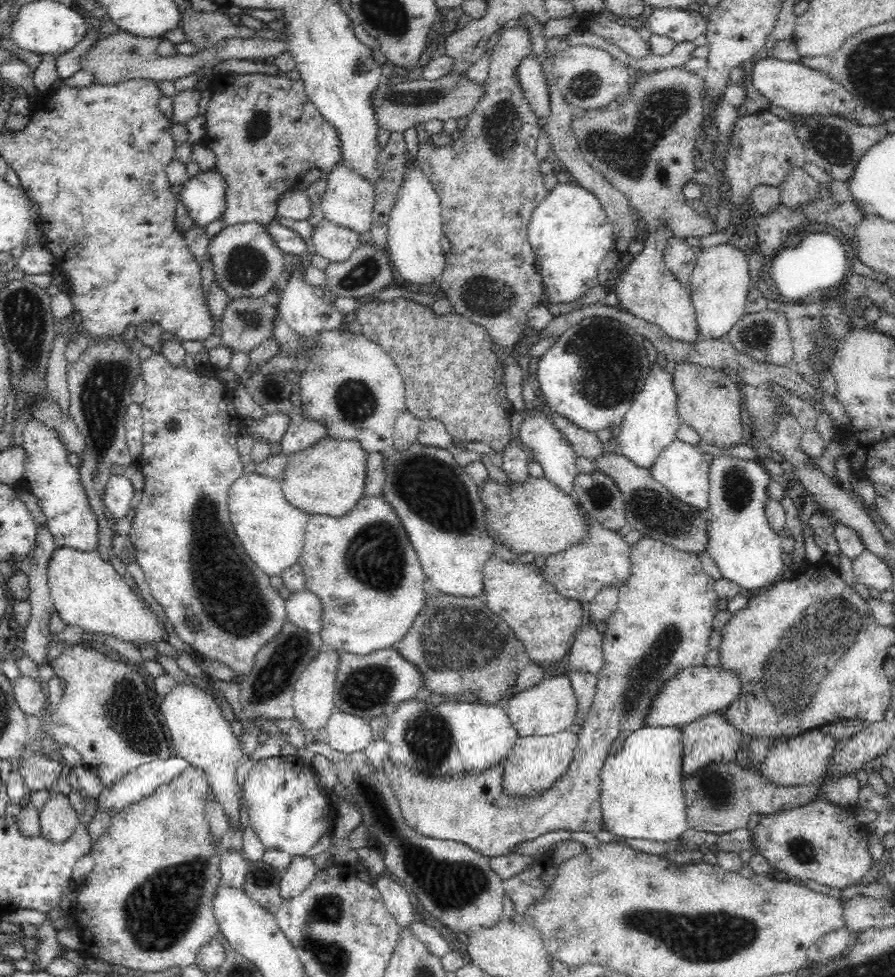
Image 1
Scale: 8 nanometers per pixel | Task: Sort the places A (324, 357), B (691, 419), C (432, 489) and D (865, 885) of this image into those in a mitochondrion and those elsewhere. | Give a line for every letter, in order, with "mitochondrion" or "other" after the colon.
A: other
B: other
C: mitochondrion
D: other

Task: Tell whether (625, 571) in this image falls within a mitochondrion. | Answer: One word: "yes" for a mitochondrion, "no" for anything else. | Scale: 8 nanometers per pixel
no

